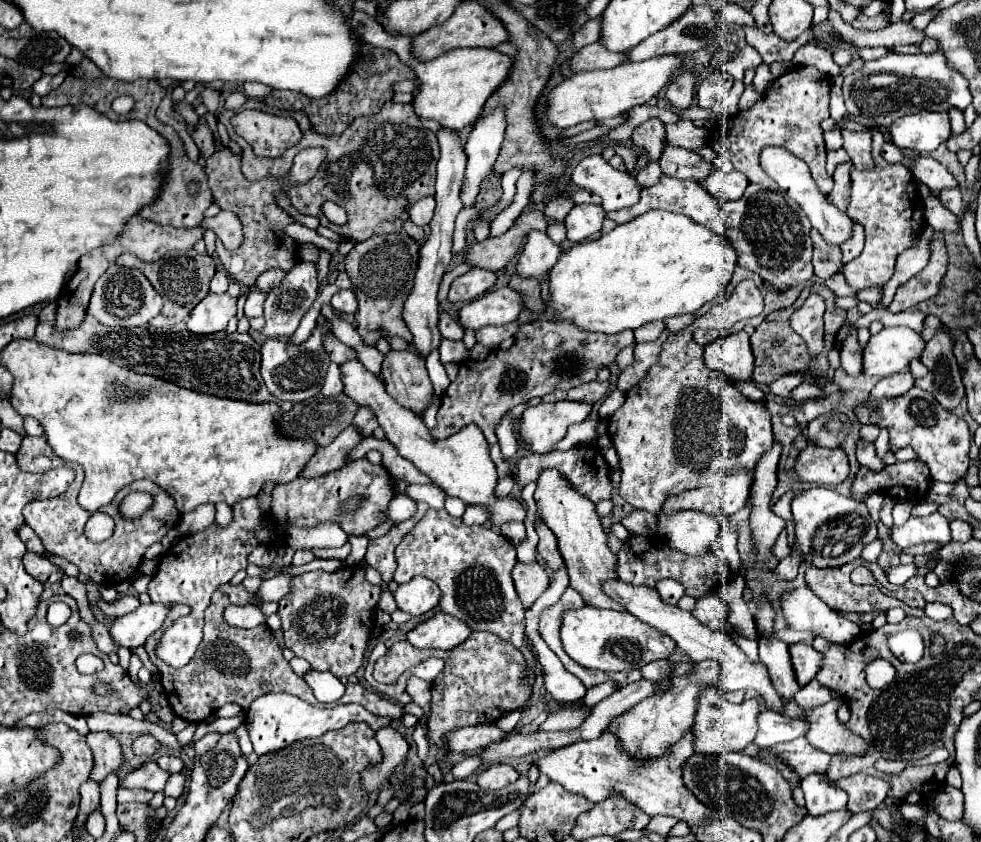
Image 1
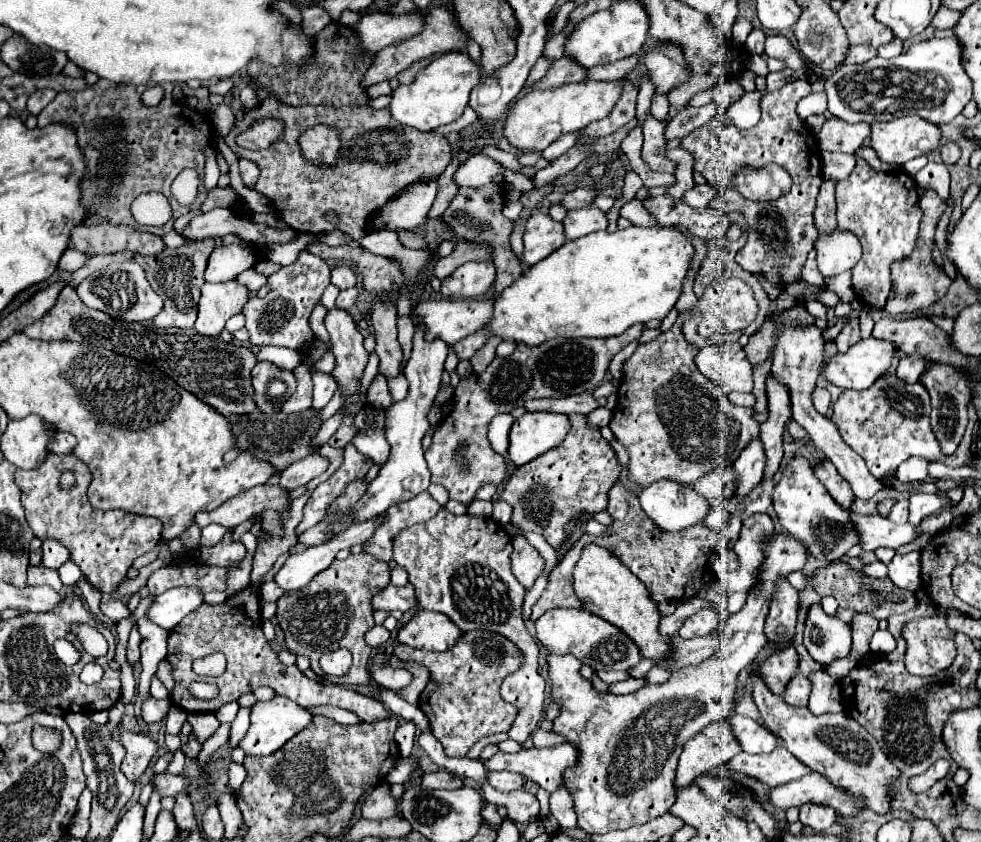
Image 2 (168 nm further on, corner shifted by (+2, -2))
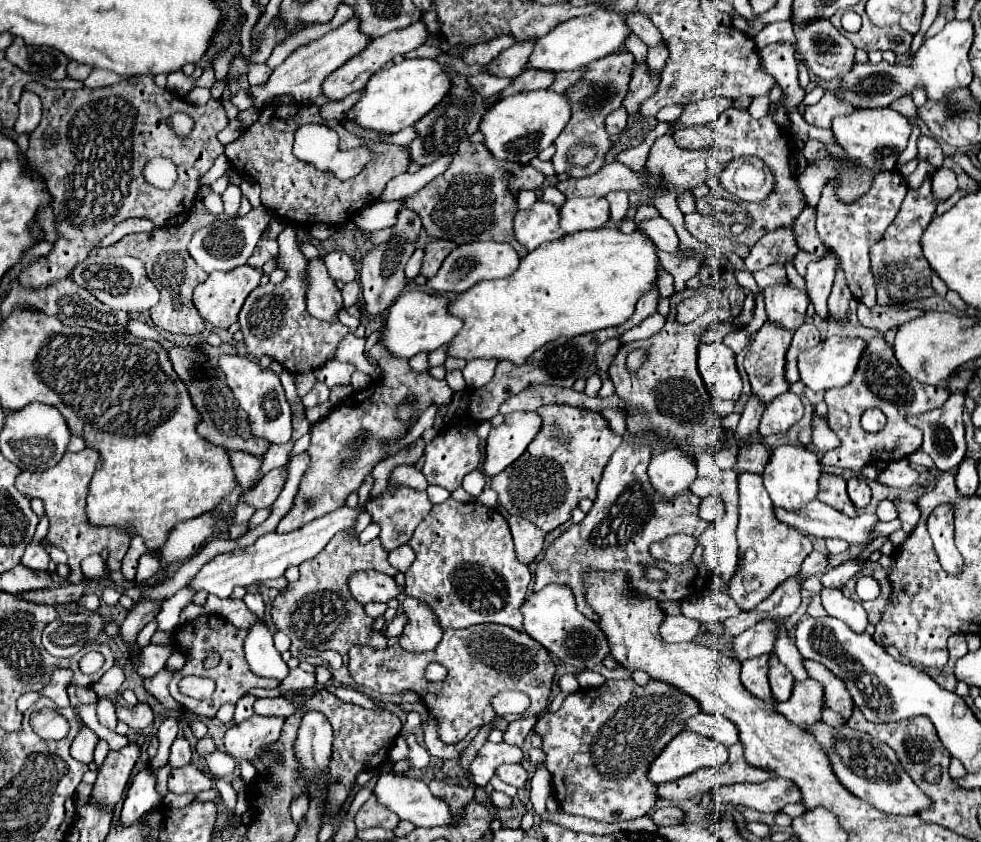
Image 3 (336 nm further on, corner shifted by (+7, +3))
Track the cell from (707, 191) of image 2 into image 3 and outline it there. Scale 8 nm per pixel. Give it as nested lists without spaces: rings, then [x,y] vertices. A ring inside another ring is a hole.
[[[680,193],[678,195],[678,207],[682,213],[690,213],[696,209],[696,199],[692,193]]]

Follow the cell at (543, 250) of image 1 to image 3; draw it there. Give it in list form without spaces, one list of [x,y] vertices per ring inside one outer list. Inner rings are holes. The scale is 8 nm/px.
[[[536,201],[530,209],[516,213],[514,217],[514,237],[528,251],[534,251],[542,243],[560,239],[564,231],[558,225],[560,211],[552,203]]]

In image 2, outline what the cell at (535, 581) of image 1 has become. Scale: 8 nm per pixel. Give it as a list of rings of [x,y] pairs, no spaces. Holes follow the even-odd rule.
[[[515,536],[513,538],[511,560],[513,560],[515,578],[519,578],[519,582],[523,582],[523,586],[527,586],[527,588],[531,588],[535,584],[537,576],[545,568],[543,556],[527,542],[525,536]]]

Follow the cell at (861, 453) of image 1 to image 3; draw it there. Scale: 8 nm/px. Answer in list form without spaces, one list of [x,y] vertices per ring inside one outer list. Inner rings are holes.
[[[872,339],[868,341],[866,353],[860,359],[858,371],[854,379],[842,387],[842,389],[830,389],[824,395],[824,401],[828,405],[828,423],[830,429],[838,435],[842,445],[838,449],[832,449],[830,453],[824,453],[820,459],[824,465],[834,465],[842,469],[850,469],[854,473],[860,473],[866,465],[876,463],[876,461],[898,461],[906,459],[910,453],[918,451],[922,445],[922,433],[908,425],[906,417],[908,415],[918,415],[924,411],[930,411],[932,407],[940,407],[948,399],[948,391],[940,385],[932,385],[932,393],[928,385],[918,383],[910,379],[902,367],[898,365],[892,347],[886,345],[884,339]],[[868,407],[878,407],[886,415],[886,427],[878,433],[866,433],[860,427],[860,415]]]

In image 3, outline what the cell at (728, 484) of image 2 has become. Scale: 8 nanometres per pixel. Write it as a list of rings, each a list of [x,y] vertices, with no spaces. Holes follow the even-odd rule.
[[[754,441],[750,445],[742,445],[736,455],[736,463],[732,471],[736,475],[738,473],[762,473],[768,459],[770,459],[770,449],[766,449],[762,443]]]

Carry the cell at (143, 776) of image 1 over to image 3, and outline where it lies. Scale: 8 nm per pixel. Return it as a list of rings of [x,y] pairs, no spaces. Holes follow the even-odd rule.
[[[184,765],[178,769],[172,769],[170,773],[170,791],[172,793],[200,793],[208,791],[212,787],[212,781],[208,775],[204,775],[194,765]]]

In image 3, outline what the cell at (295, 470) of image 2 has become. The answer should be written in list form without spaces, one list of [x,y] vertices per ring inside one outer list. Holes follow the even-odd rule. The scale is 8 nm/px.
[[[288,467],[272,469],[256,483],[256,487],[250,493],[241,495],[239,501],[246,502],[256,509],[270,507],[276,501],[276,497],[280,495],[282,487],[286,485],[286,479],[288,479]]]

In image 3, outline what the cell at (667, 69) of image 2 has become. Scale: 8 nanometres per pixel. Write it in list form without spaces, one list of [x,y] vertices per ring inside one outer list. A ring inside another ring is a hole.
[[[630,13],[626,17],[626,23],[630,25],[632,33],[638,35],[646,43],[646,47],[656,47],[656,45],[664,43],[660,31],[652,25],[652,21],[646,15],[642,15],[642,13]]]

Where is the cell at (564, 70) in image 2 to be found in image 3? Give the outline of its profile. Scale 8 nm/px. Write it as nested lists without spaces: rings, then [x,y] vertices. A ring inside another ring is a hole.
[[[526,69],[510,87],[502,91],[502,97],[516,95],[522,91],[532,91],[532,89],[548,89],[554,83],[554,77],[558,73],[542,73],[542,69]]]

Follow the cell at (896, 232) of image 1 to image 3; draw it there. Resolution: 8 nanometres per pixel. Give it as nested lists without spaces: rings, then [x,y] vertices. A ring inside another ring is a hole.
[[[898,171],[878,173],[872,181],[870,191],[864,193],[862,197],[858,197],[858,201],[852,201],[850,205],[846,205],[844,201],[838,201],[838,197],[834,197],[834,185],[836,185],[836,181],[828,181],[826,187],[822,189],[820,203],[816,205],[816,209],[818,209],[816,229],[822,237],[822,241],[834,253],[838,253],[840,265],[842,265],[842,271],[846,275],[852,295],[860,303],[864,303],[868,309],[872,309],[876,305],[876,279],[870,269],[870,249],[884,237],[888,225],[898,215],[898,209],[906,197],[908,185]]]

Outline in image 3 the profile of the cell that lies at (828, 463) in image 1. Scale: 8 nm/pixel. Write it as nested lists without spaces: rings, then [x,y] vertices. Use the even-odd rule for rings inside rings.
[[[824,471],[820,475],[820,495],[818,495],[818,499],[836,507],[838,511],[842,511],[848,517],[856,515],[856,507],[846,493],[846,481],[838,473],[826,473]]]

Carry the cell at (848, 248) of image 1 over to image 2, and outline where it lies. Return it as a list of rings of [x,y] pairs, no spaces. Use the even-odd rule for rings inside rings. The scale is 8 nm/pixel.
[[[849,270],[839,274],[839,278],[825,280],[825,288],[835,292],[839,296],[839,302],[853,302],[855,300],[855,292],[851,288],[851,272]]]

